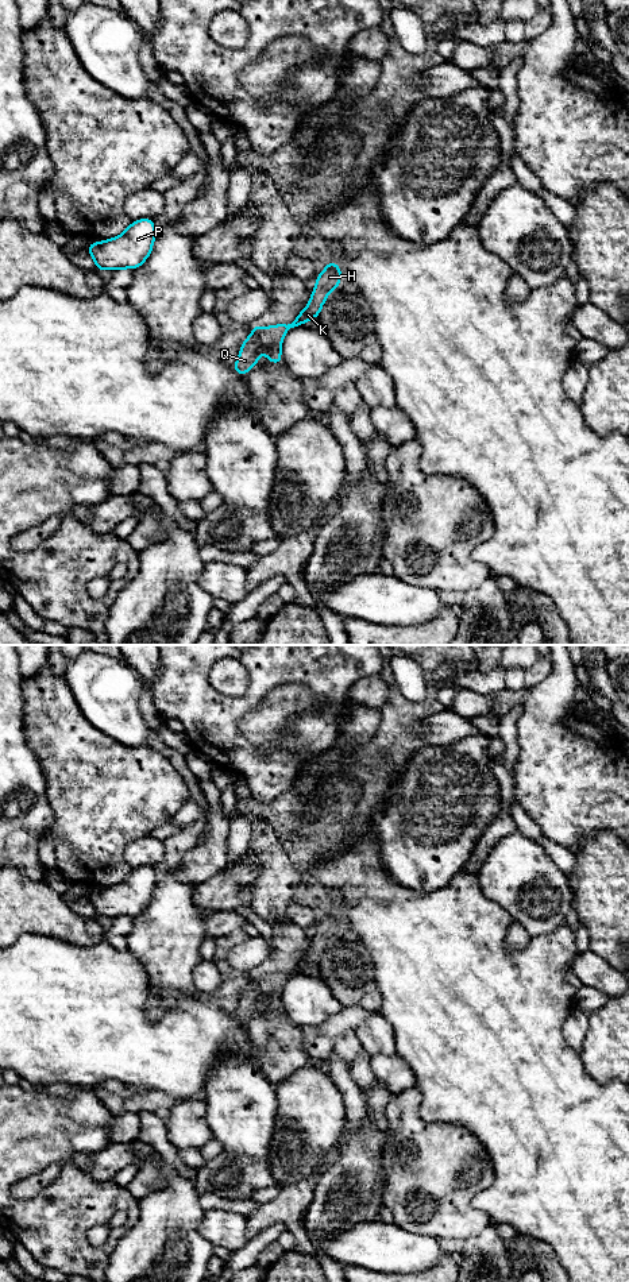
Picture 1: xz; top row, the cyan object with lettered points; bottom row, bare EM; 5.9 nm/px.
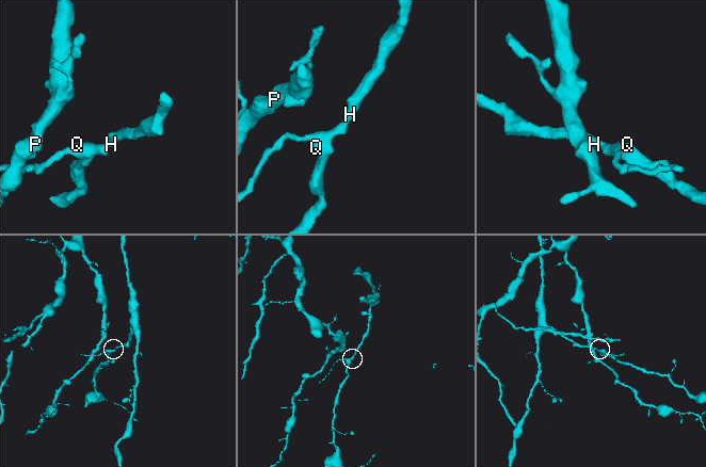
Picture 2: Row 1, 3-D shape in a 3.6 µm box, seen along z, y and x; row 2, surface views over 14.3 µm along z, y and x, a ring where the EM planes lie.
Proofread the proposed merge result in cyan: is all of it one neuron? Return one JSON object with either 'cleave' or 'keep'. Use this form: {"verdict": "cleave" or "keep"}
{"verdict": "keep"}

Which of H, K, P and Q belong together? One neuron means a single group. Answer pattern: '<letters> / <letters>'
H K P Q

